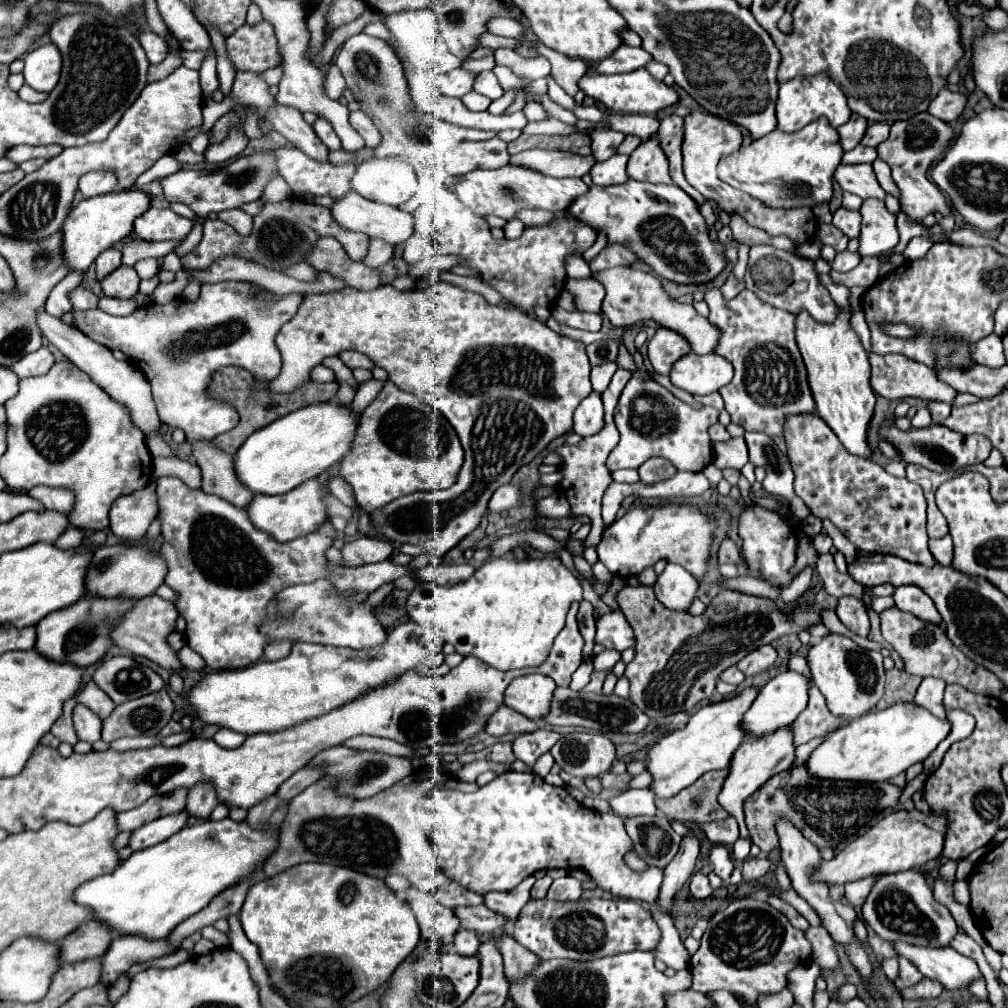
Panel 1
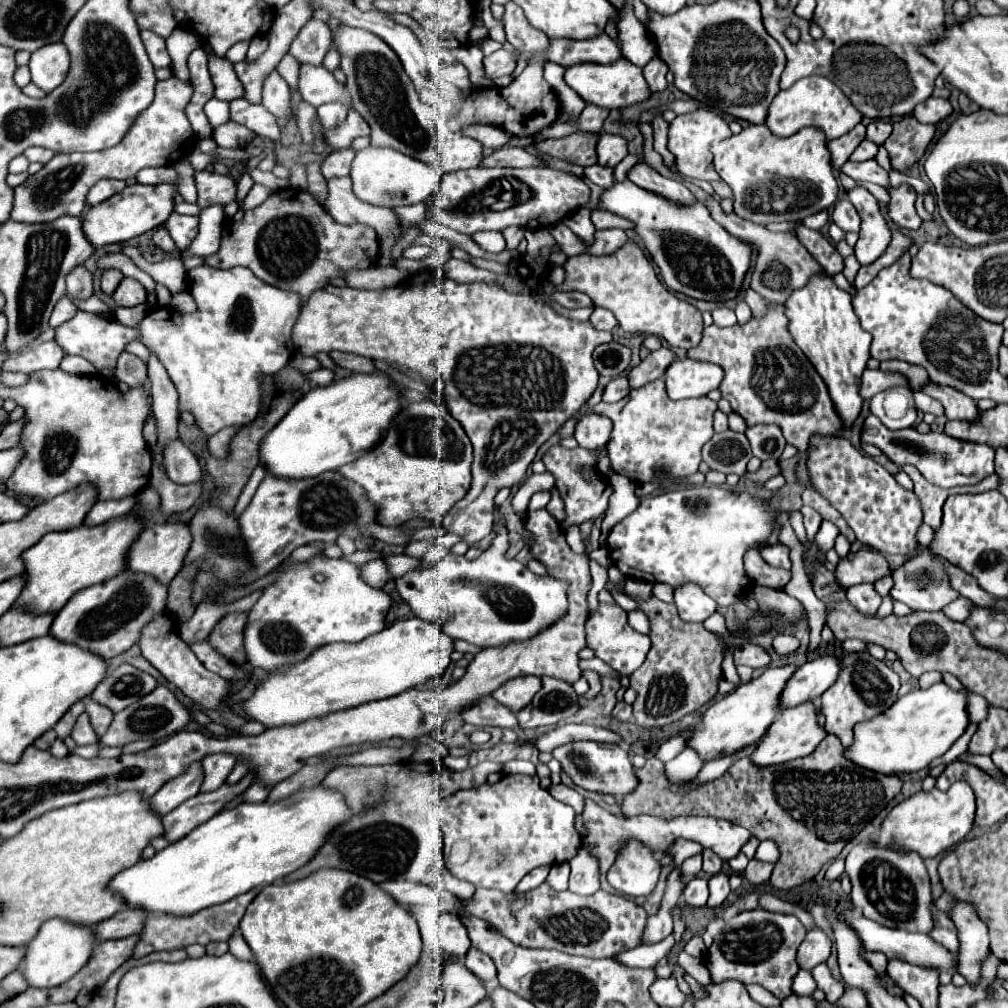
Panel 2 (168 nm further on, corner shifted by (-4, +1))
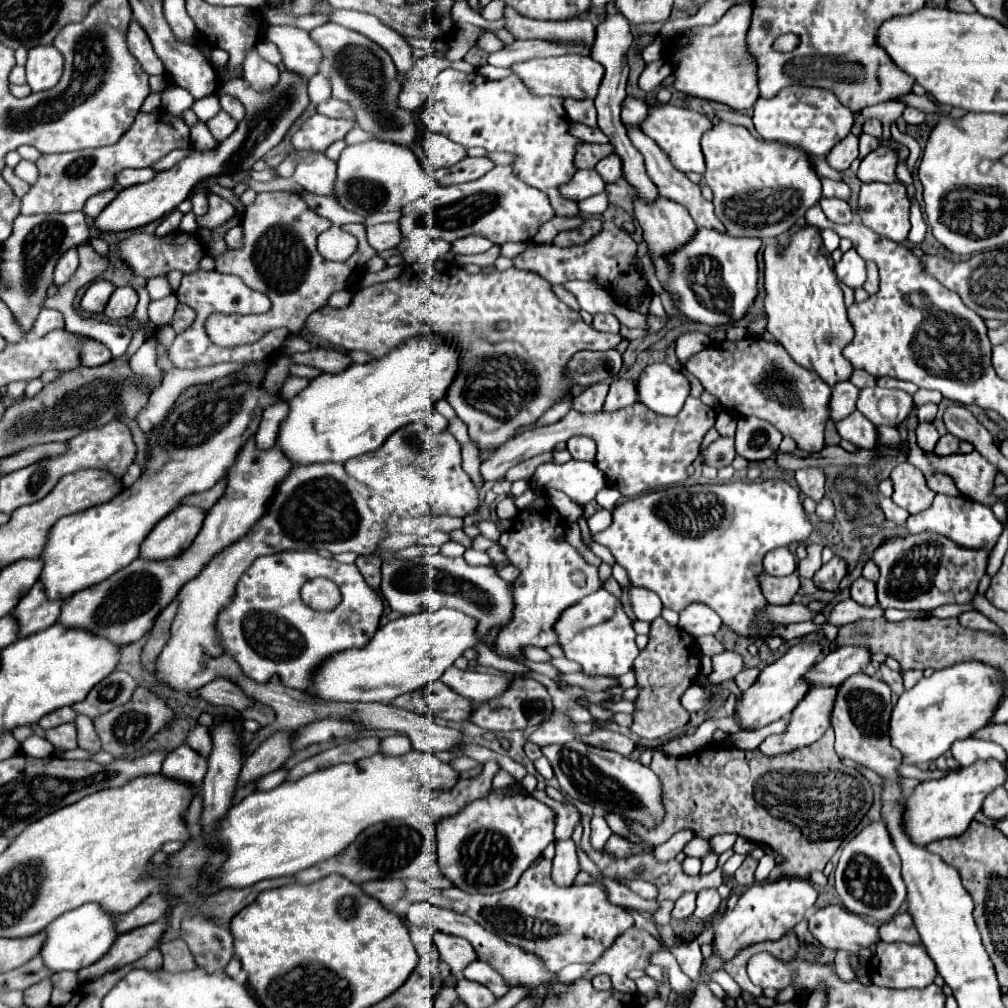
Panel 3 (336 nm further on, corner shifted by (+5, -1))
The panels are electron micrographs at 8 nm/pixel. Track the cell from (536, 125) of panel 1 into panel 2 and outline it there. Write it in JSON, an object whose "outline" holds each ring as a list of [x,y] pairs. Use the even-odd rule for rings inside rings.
{"outline":[[[598,132],[596,152],[598,152],[598,164],[602,164],[602,166],[612,166],[612,168],[614,168],[614,166],[628,154],[626,138],[620,136],[620,134]]]}

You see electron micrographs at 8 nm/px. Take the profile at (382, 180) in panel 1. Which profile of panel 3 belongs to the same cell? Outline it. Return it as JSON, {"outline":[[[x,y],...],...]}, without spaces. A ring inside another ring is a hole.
{"outline":[[[373,138],[361,144],[347,146],[341,152],[337,160],[333,196],[343,208],[361,216],[369,216],[373,212],[401,210],[405,204],[415,202],[423,194],[427,194],[431,186],[435,186],[435,182],[431,182],[431,176],[423,170],[423,166],[407,146]]]}

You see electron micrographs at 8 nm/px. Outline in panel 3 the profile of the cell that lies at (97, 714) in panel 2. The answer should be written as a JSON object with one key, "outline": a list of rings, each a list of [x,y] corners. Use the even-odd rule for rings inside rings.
{"outline":[[[77,716],[75,718],[75,728],[77,728],[77,746],[87,750],[87,752],[99,752],[101,750],[101,740],[93,728],[93,720],[87,716]]]}

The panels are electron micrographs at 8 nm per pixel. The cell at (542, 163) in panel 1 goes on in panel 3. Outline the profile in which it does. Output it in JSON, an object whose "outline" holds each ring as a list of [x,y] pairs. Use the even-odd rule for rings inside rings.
{"outline":[[[463,158],[451,168],[435,170],[433,178],[437,186],[451,186],[451,184],[461,184],[461,182],[471,182],[481,178],[493,168],[493,164],[487,158]]]}

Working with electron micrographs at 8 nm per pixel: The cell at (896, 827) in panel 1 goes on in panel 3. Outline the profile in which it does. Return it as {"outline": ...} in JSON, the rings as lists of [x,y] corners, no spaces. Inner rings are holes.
{"outline":[[[997,760],[975,762],[961,770],[949,770],[939,780],[921,782],[915,792],[905,800],[905,830],[909,838],[919,846],[927,846],[939,838],[951,838],[963,834],[971,824],[973,816],[981,810],[983,800],[995,788],[1007,782],[1007,768]]]}

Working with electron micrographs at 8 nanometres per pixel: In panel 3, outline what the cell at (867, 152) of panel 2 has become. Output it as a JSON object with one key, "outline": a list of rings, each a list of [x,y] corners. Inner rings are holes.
{"outline":[[[861,134],[861,138],[859,138],[859,158],[865,158],[877,146],[879,146],[879,138],[873,138],[869,134]]]}

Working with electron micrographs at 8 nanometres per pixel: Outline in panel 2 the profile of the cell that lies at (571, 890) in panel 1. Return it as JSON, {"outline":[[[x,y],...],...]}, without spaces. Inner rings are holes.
{"outline":[[[586,848],[580,850],[576,858],[570,860],[572,872],[570,872],[570,892],[576,894],[592,894],[600,888],[598,884],[598,862],[586,852]]]}

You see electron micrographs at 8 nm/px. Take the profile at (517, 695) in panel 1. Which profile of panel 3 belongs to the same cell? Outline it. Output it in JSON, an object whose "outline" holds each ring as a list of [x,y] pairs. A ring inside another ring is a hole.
{"outline":[[[455,666],[447,668],[439,680],[445,686],[449,686],[453,692],[457,692],[459,696],[463,696],[471,702],[487,702],[487,700],[503,694],[503,690],[507,690],[507,686],[511,684],[511,680],[507,680],[503,676],[481,674],[481,672],[473,672],[473,670],[459,670]]]}

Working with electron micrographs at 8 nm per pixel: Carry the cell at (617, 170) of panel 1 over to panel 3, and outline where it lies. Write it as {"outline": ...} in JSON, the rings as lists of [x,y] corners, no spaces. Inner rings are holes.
{"outline":[[[577,170],[575,176],[571,178],[571,182],[559,186],[561,198],[573,200],[573,202],[581,202],[589,196],[601,194],[603,190],[605,190],[605,182],[601,180],[601,176],[595,170]]]}

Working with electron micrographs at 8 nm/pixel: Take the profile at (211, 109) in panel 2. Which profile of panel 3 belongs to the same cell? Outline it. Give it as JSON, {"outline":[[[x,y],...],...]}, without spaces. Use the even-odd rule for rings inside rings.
{"outline":[[[213,94],[211,98],[197,100],[197,102],[191,106],[191,110],[195,112],[195,116],[197,116],[197,120],[199,120],[199,122],[207,122],[209,118],[213,118],[213,116],[215,116],[215,114],[221,110],[217,94]]]}

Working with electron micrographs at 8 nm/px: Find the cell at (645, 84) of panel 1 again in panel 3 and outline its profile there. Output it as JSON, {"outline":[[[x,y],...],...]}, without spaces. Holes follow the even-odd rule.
{"outline":[[[579,54],[567,56],[551,56],[551,58],[533,58],[525,62],[517,62],[511,66],[511,72],[527,86],[533,96],[561,96],[561,98],[595,98],[599,90],[599,82],[603,78],[603,66],[593,58],[583,58]]]}

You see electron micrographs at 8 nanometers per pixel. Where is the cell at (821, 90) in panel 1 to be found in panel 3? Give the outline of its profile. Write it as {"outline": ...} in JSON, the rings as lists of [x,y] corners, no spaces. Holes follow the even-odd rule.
{"outline":[[[787,86],[769,100],[759,98],[753,110],[755,130],[765,140],[781,140],[813,156],[829,154],[831,148],[851,132],[853,122],[855,114],[843,106],[837,96],[831,94],[831,90],[807,86]]]}

